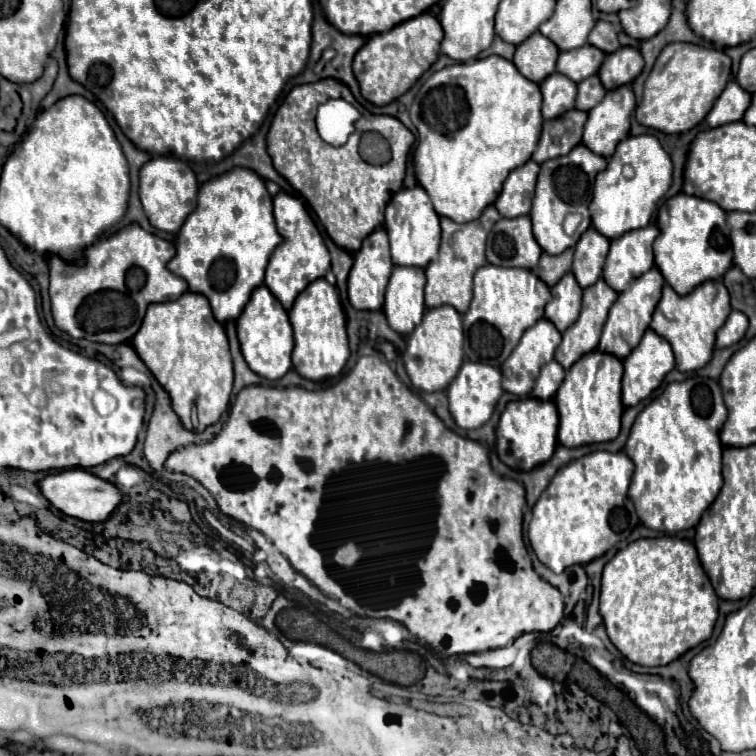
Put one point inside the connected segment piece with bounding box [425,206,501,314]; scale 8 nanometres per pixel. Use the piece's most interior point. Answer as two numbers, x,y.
450,278

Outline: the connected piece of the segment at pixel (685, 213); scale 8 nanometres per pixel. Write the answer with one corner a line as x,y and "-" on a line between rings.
683,192
661,204
657,214
657,228
661,234
653,244
655,266
679,296
687,296
687,292
691,292
695,284
703,284
703,280
719,280
733,266
725,218
727,214
715,202
687,196

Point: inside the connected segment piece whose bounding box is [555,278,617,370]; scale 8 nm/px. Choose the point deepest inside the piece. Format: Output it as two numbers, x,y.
583,337

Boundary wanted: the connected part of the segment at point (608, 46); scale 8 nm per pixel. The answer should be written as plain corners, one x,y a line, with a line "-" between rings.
597,22
595,28
591,30
591,36
589,36
589,44
599,48
601,52
605,54
611,54
615,50
619,50
619,40
617,40
617,32
615,28
611,26
611,22

